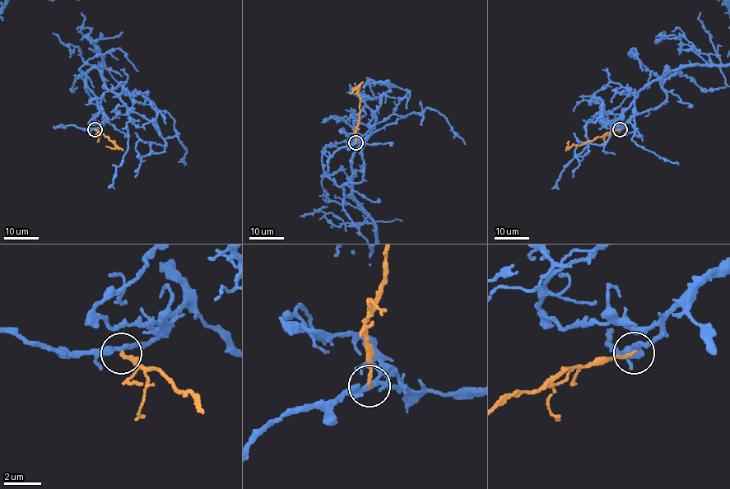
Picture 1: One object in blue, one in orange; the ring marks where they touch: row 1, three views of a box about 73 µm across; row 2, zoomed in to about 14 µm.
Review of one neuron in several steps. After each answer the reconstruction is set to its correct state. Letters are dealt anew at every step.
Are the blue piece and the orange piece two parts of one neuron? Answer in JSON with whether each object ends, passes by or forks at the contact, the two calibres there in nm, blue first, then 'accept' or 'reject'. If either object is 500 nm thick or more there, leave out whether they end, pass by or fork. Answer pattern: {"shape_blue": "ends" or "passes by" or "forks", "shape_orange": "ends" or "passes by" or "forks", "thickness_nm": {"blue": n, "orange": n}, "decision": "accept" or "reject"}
{"shape_blue": "passes by", "shape_orange": "ends", "thickness_nm": {"blue": 280, "orange": 180}, "decision": "reject"}

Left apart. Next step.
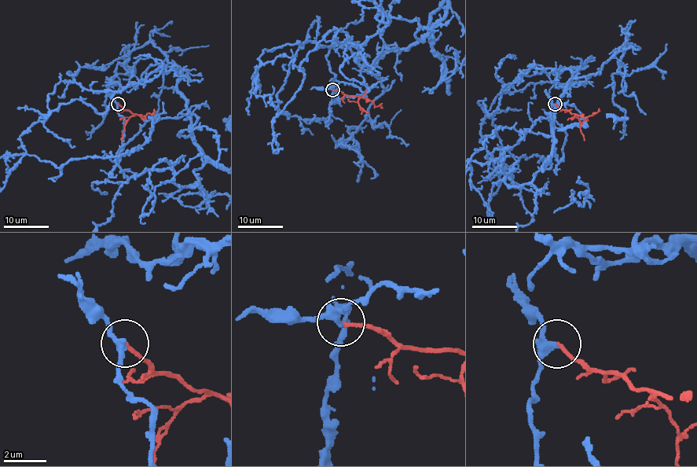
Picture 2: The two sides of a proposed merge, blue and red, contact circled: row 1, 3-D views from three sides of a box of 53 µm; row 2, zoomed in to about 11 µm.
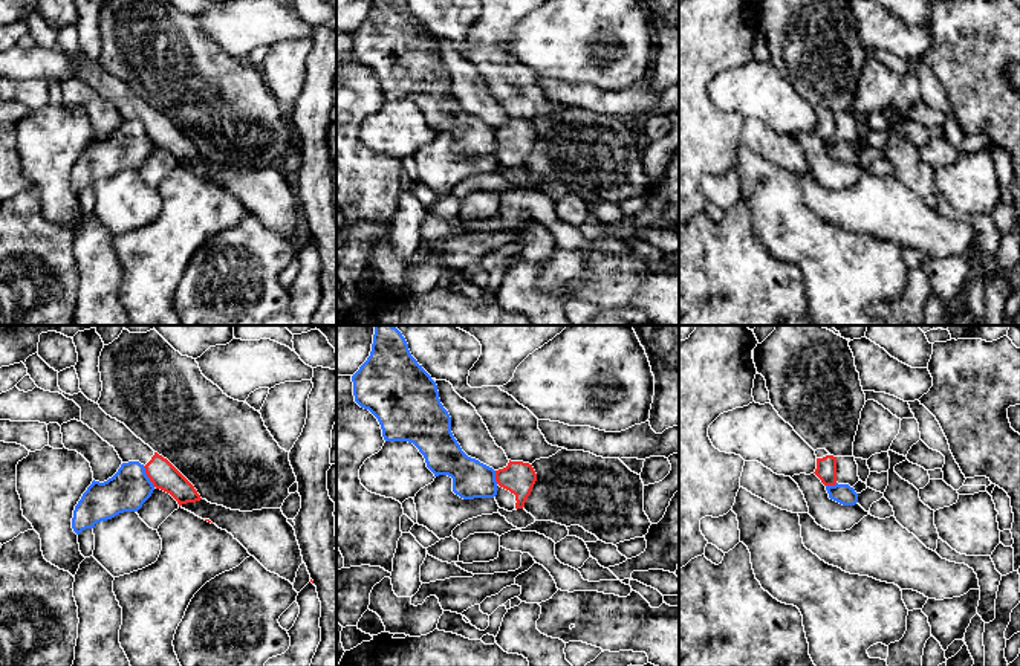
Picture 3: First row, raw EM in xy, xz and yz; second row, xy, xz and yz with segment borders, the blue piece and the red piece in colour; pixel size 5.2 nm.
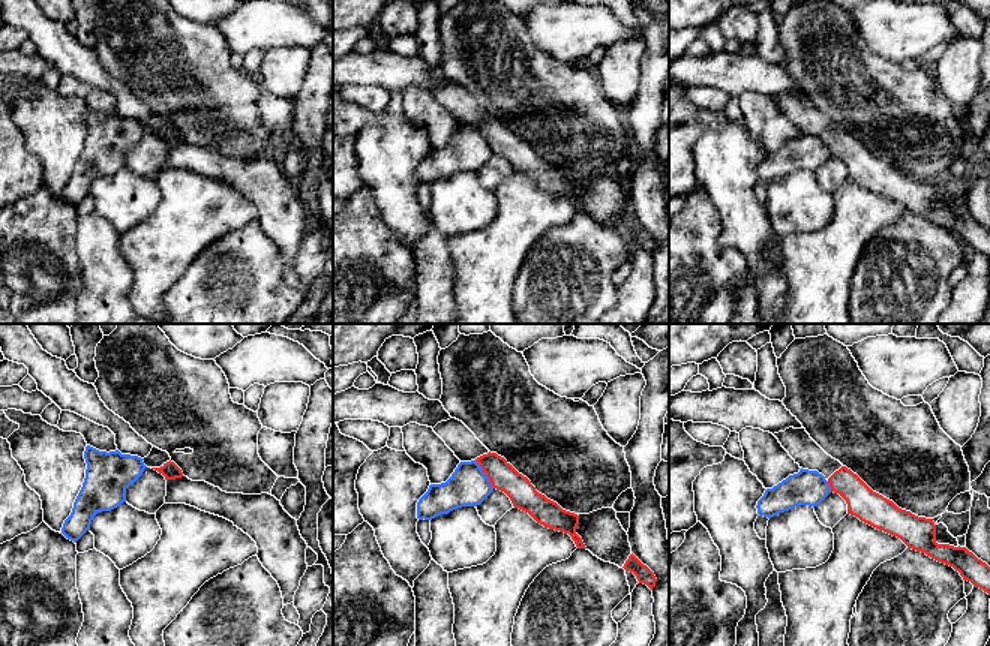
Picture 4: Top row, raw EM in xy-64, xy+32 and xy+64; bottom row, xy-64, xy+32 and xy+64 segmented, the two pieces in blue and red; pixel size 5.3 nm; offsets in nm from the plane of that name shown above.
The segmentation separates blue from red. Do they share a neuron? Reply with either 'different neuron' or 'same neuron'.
different neuron

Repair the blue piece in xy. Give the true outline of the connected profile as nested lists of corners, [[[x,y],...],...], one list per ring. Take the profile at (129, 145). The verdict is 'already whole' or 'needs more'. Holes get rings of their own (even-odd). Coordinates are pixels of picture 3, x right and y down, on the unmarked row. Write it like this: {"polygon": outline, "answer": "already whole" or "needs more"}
{"polygon": [[[139,119],[122,121],[107,139],[92,139],[75,163],[72,186],[80,192],[119,171],[138,170],[153,148],[154,144],[147,134],[144,122]]], "answer": "already whole"}

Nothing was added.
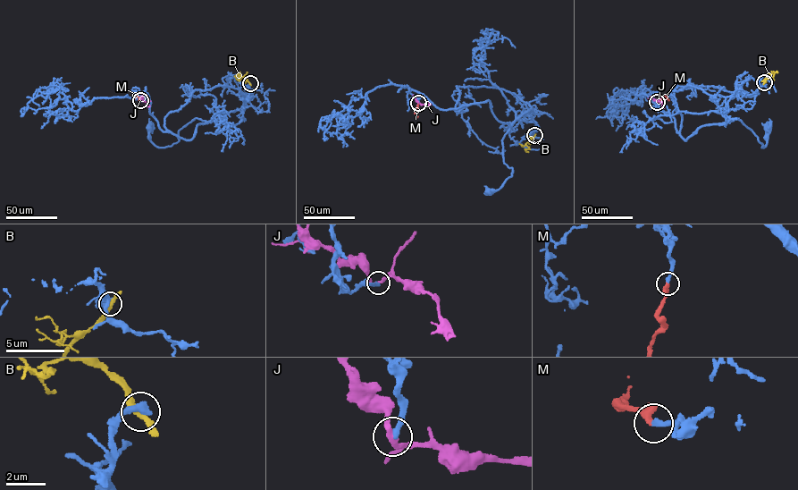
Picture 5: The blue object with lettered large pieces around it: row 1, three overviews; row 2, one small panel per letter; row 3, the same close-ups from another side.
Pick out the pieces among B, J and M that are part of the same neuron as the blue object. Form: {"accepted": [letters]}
{"accepted": ["M"]}

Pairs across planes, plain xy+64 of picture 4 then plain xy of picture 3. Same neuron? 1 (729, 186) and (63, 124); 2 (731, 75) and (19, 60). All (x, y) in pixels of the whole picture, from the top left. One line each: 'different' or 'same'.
1: same
2: same

